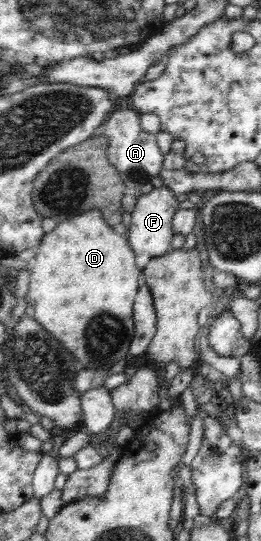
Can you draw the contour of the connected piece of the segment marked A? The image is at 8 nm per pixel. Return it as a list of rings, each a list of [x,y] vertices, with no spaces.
[[[119,107],[111,113],[111,117],[101,125],[101,128],[97,129],[94,135],[95,137],[104,135],[110,140],[109,158],[113,166],[117,166],[117,170],[121,172],[130,192],[151,184],[155,176],[160,176],[162,164],[166,159],[158,135],[147,132],[143,128],[141,118],[142,113],[139,110]]]

